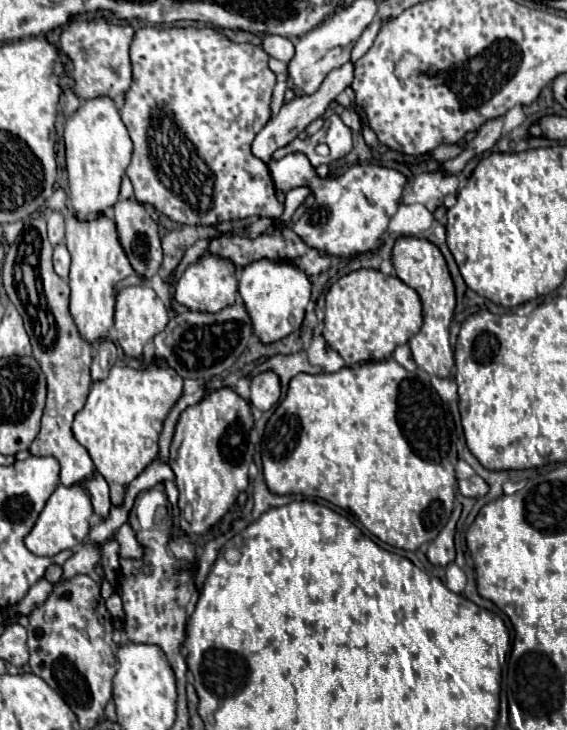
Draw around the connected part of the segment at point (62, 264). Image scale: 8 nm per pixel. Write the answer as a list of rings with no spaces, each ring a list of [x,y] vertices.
[[[65,243],[55,245],[55,251],[53,251],[53,265],[55,265],[55,273],[57,273],[59,277],[67,279],[67,275],[69,275],[69,265],[71,265],[71,255],[69,255]]]

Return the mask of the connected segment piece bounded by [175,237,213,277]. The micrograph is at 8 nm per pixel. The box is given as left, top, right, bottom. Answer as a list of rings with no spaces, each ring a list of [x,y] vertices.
[[[213,237],[199,239],[199,241],[197,241],[193,247],[189,247],[189,249],[185,251],[185,255],[183,255],[183,259],[181,259],[179,267],[177,267],[177,273],[175,273],[177,277],[179,277],[179,275],[185,271],[185,267],[187,267],[189,263],[193,263],[193,261],[195,261],[195,259],[197,259],[197,257],[199,257],[199,255],[201,255],[205,249],[207,249],[207,245],[209,245],[209,241],[211,241],[211,239],[213,239]]]

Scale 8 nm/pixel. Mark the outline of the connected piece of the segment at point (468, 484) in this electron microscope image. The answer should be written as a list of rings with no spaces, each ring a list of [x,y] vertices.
[[[473,475],[473,477],[469,477],[469,479],[459,481],[459,491],[461,491],[465,497],[483,497],[483,495],[487,495],[489,485],[487,485],[479,475]]]

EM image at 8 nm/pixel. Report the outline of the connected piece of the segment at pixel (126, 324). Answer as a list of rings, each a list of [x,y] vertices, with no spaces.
[[[147,285],[125,287],[117,293],[117,297],[115,297],[115,331],[117,331],[117,341],[123,347],[127,357],[143,355],[143,345],[149,339],[153,339],[159,331],[163,331],[167,323],[169,323],[169,311],[151,287],[147,287]]]

